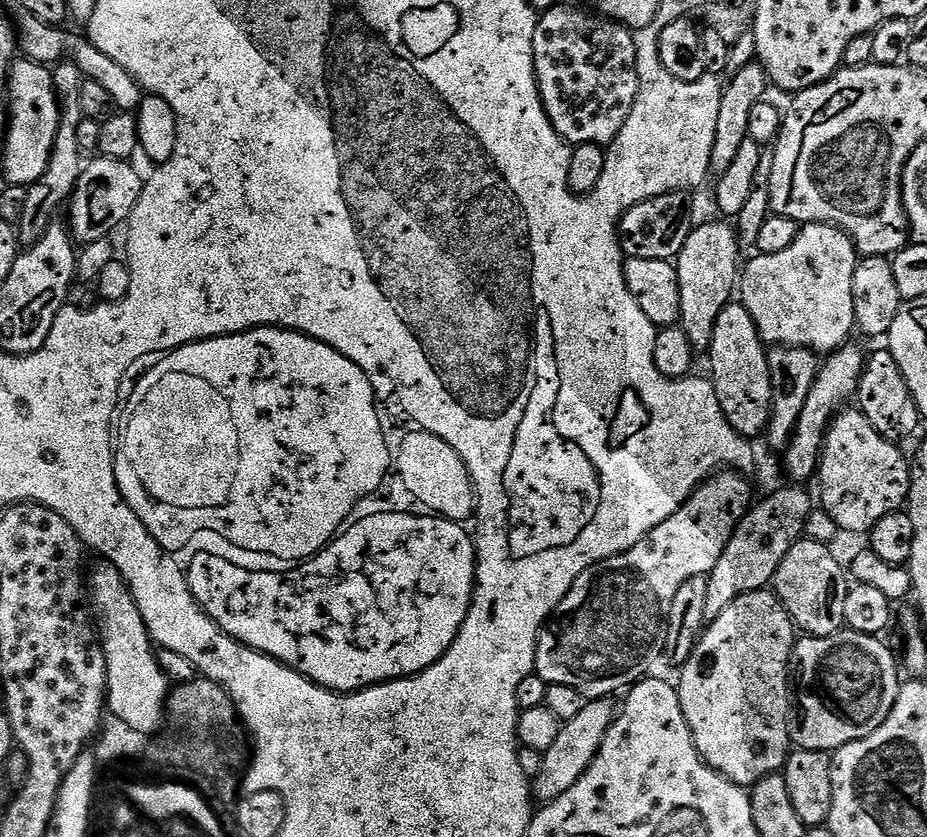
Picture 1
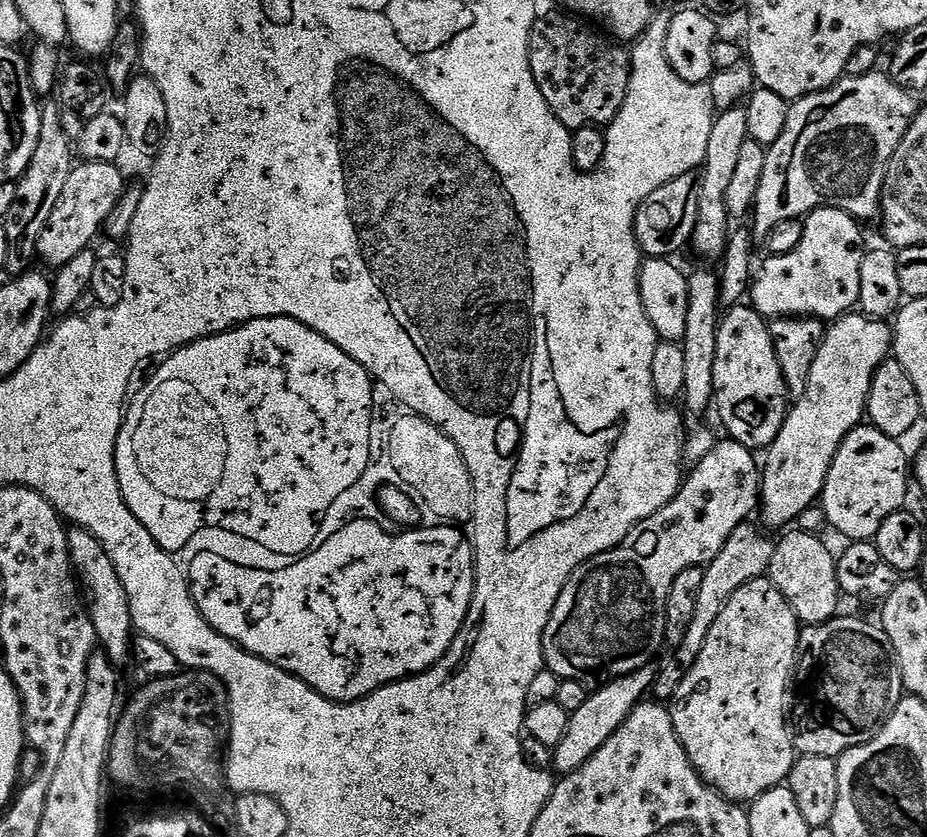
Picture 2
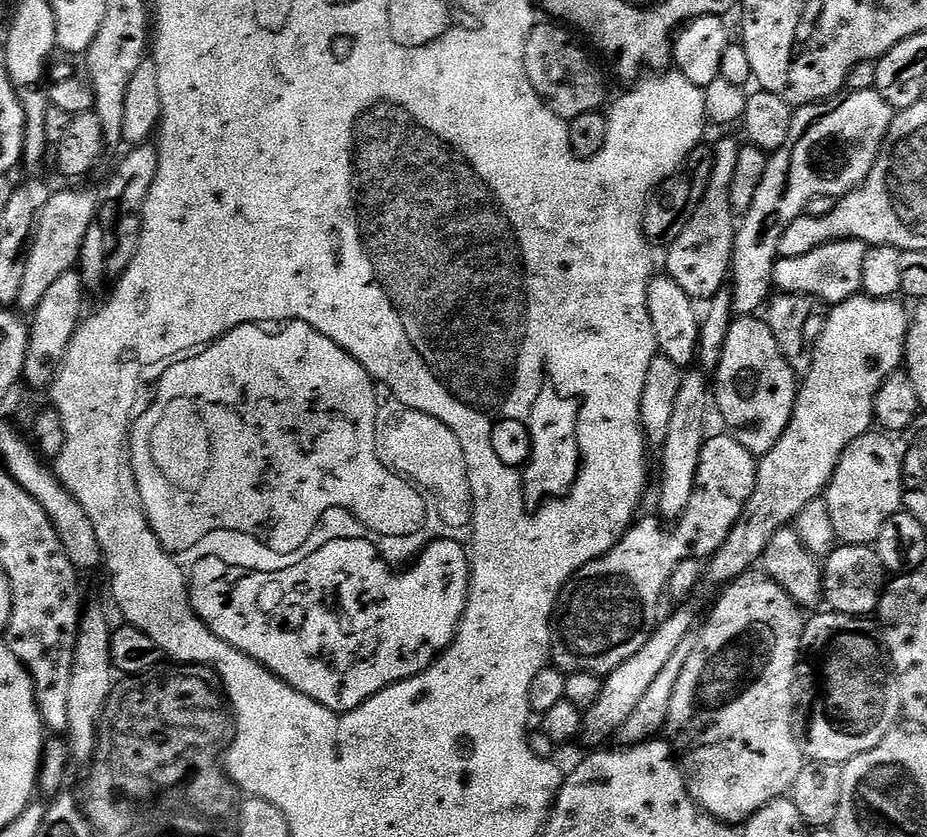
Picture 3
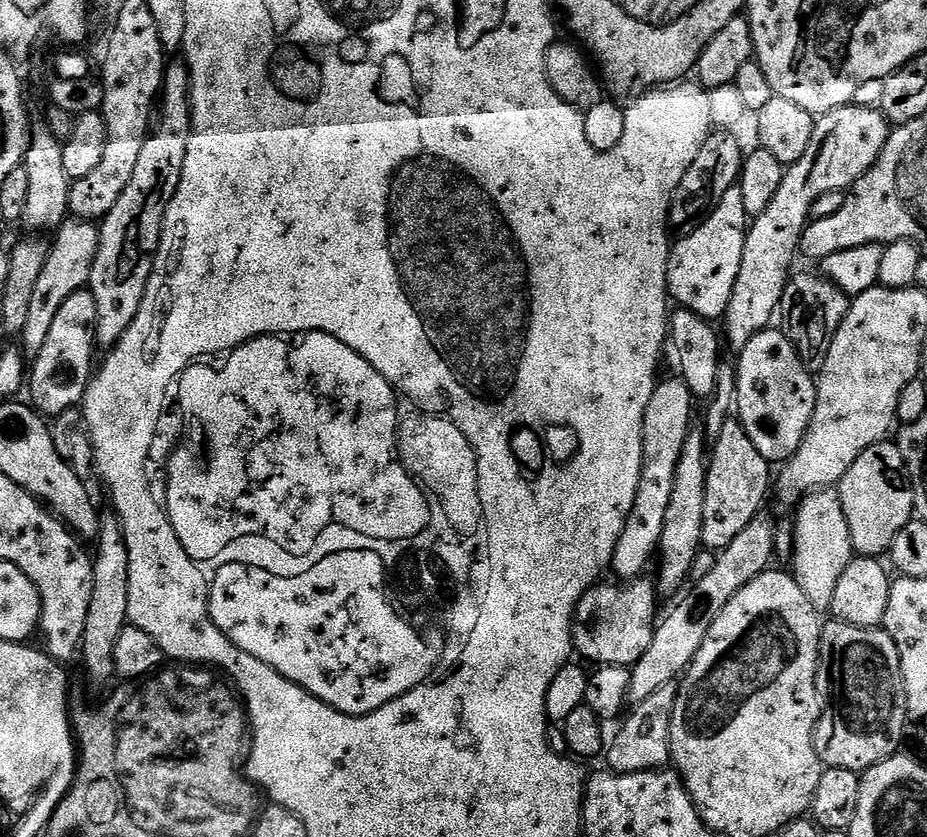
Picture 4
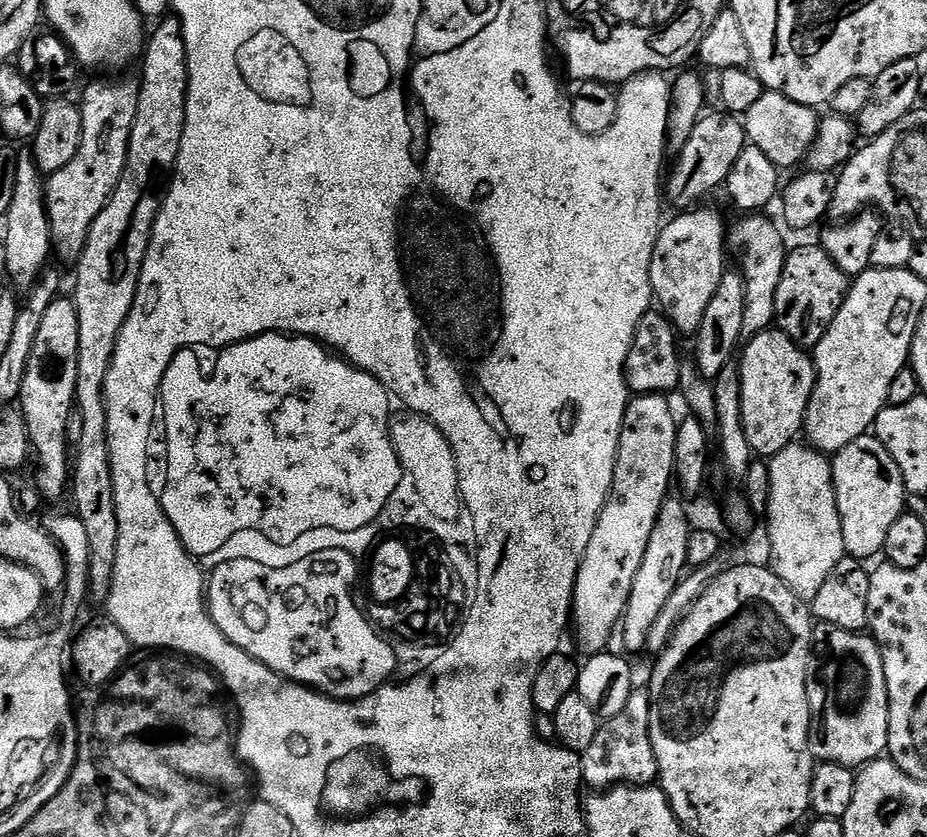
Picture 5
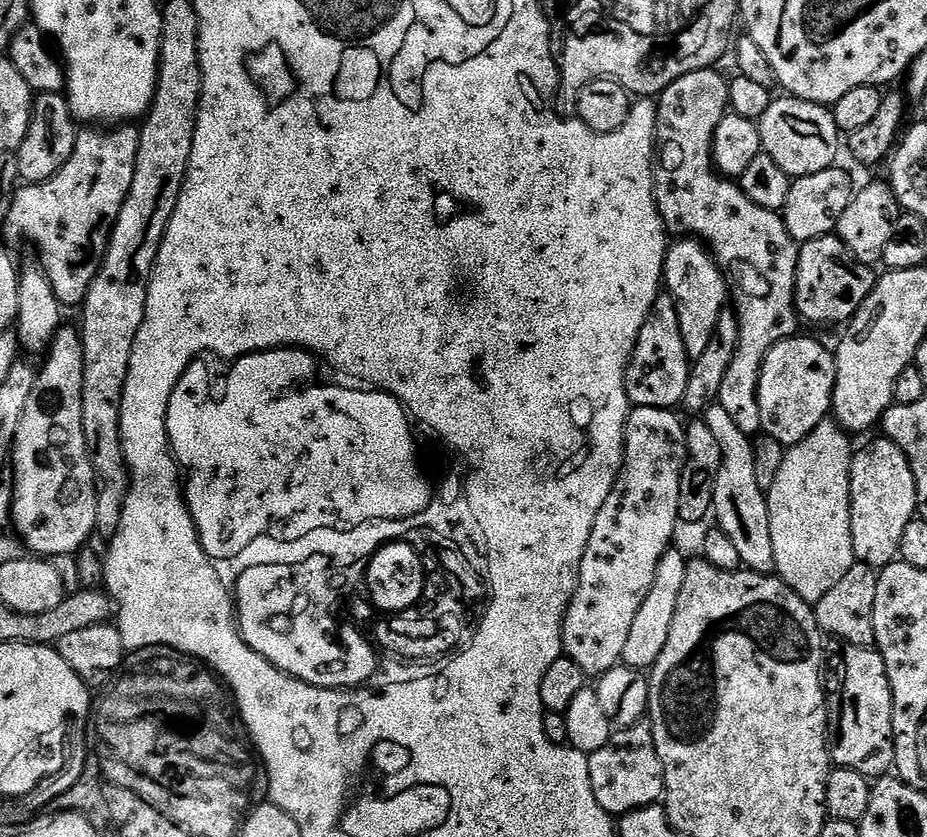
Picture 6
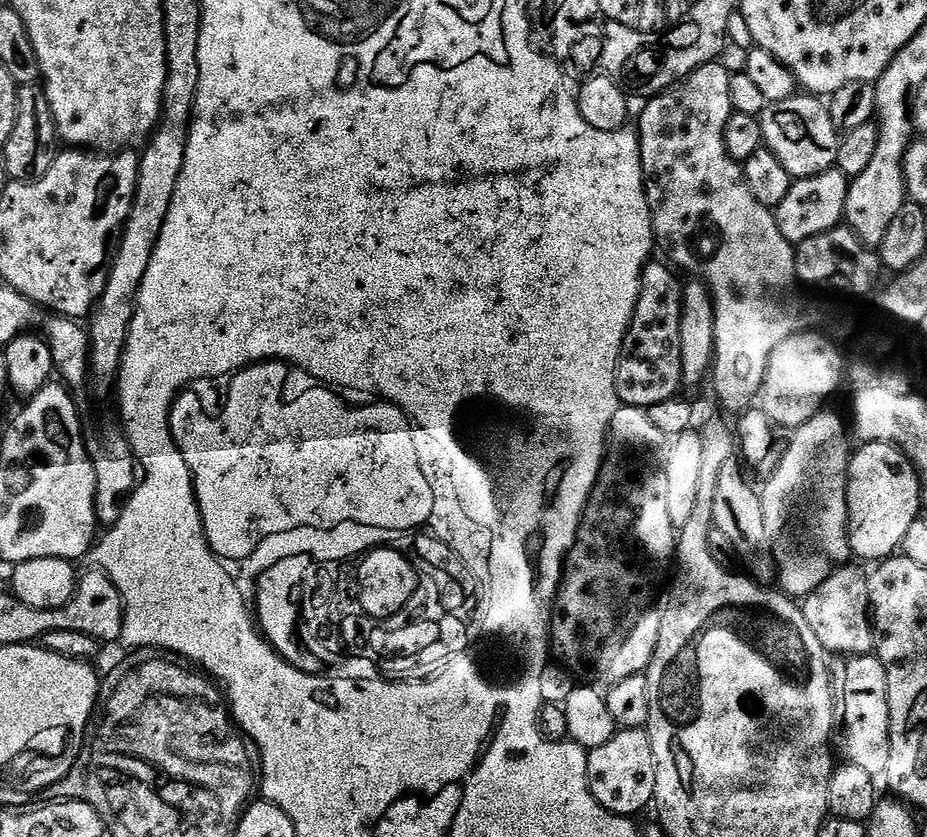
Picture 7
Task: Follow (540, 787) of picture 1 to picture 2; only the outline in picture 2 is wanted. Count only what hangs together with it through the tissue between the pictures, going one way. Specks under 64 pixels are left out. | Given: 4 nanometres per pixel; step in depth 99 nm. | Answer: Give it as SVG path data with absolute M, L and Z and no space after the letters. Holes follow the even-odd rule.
M649 666L628 676L620 676L608 685L595 689L588 696L585 705L569 715L566 738L562 738L562 742L558 742L554 750L557 768L555 771L560 771L560 774L577 772L595 752L602 750L602 746L606 746L606 742L619 730L622 722L626 722L636 705L645 699L644 694L651 691L656 677L655 669Z

